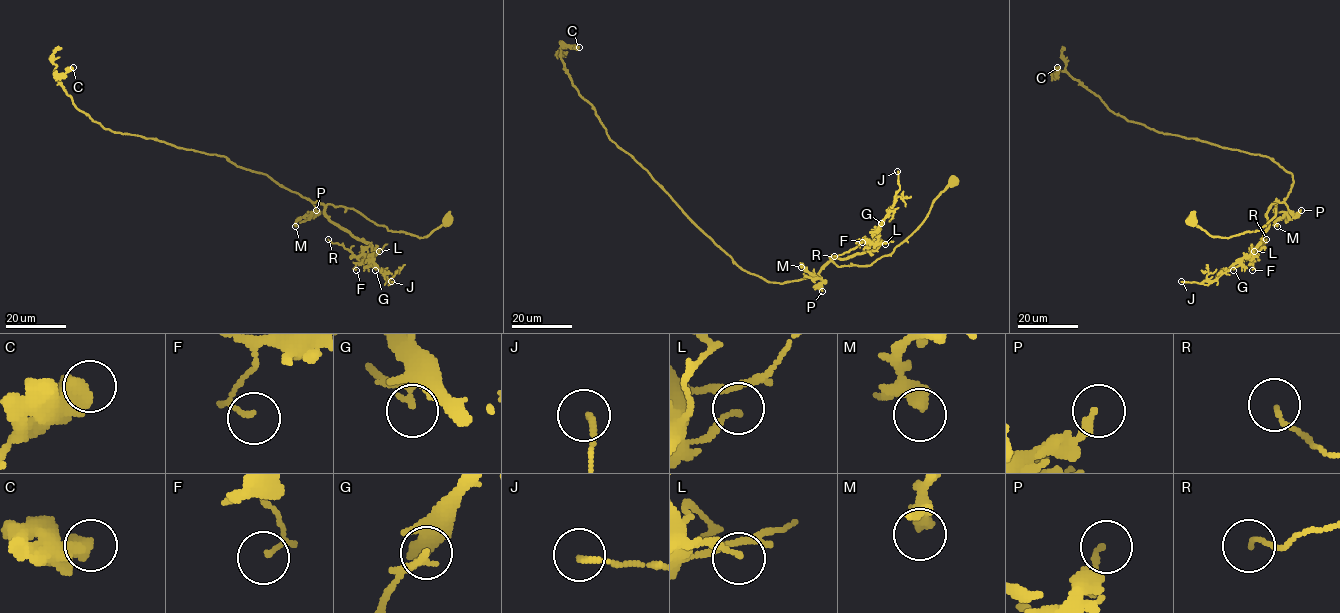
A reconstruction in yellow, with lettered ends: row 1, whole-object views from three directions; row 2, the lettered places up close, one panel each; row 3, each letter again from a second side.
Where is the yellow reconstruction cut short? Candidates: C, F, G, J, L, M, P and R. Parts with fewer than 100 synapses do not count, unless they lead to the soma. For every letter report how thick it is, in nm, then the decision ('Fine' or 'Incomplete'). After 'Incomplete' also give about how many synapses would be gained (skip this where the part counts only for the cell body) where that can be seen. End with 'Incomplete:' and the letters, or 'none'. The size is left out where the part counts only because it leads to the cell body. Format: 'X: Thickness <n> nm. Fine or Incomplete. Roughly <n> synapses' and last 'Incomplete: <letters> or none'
C: Thickness 360 nm. Fine
F: Thickness 80 nm. Fine
G: Thickness 160 nm. Fine
J: Thickness 140 nm. Fine
L: Thickness 150 nm. Fine
M: Thickness 280 nm. Fine
P: Thickness 160 nm. Fine
R: Thickness 100 nm. Fine
Incomplete: none

